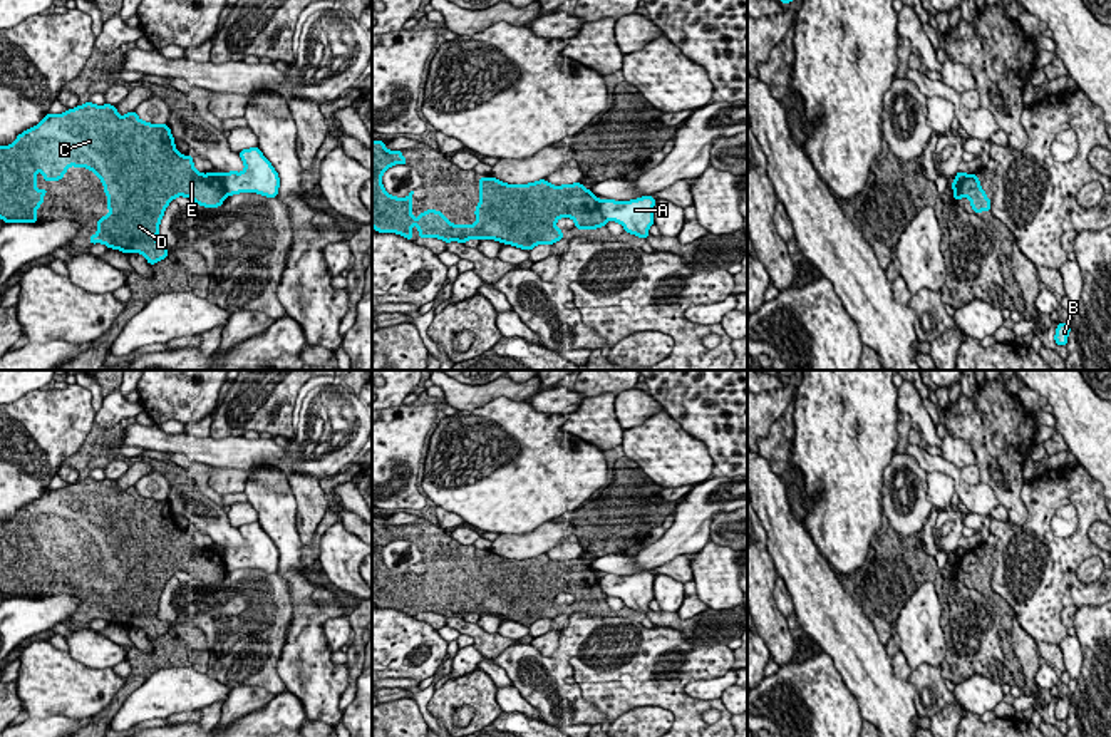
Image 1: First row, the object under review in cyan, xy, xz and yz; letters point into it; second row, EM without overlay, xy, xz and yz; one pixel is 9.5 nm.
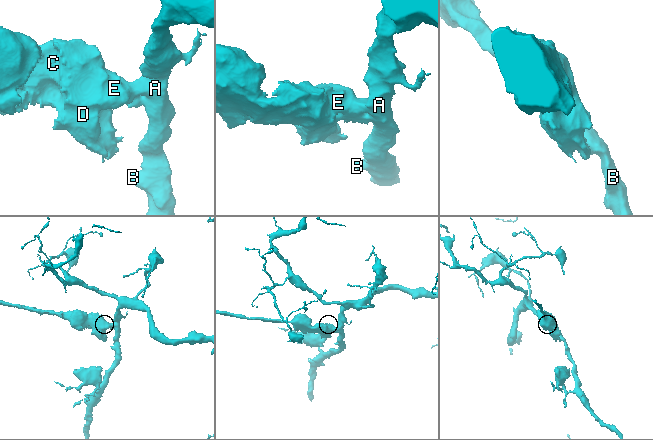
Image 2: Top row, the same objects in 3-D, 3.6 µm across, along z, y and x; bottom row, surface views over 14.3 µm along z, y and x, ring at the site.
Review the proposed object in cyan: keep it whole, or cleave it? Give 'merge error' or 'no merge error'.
merge error

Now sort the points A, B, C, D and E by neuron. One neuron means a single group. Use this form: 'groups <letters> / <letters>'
groups A B / C D E

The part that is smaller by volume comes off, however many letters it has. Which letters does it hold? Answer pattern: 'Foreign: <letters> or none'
Foreign: C, D, E

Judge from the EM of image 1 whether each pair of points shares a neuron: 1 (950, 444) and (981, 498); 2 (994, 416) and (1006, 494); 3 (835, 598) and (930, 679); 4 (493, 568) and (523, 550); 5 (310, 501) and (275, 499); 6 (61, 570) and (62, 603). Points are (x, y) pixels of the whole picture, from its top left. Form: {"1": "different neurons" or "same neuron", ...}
{"1": "different neurons", "2": "same neuron", "3": "different neurons", "4": "different neurons", "5": "different neurons", "6": "different neurons"}

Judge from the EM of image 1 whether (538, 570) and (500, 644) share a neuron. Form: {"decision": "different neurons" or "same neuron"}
{"decision": "different neurons"}

